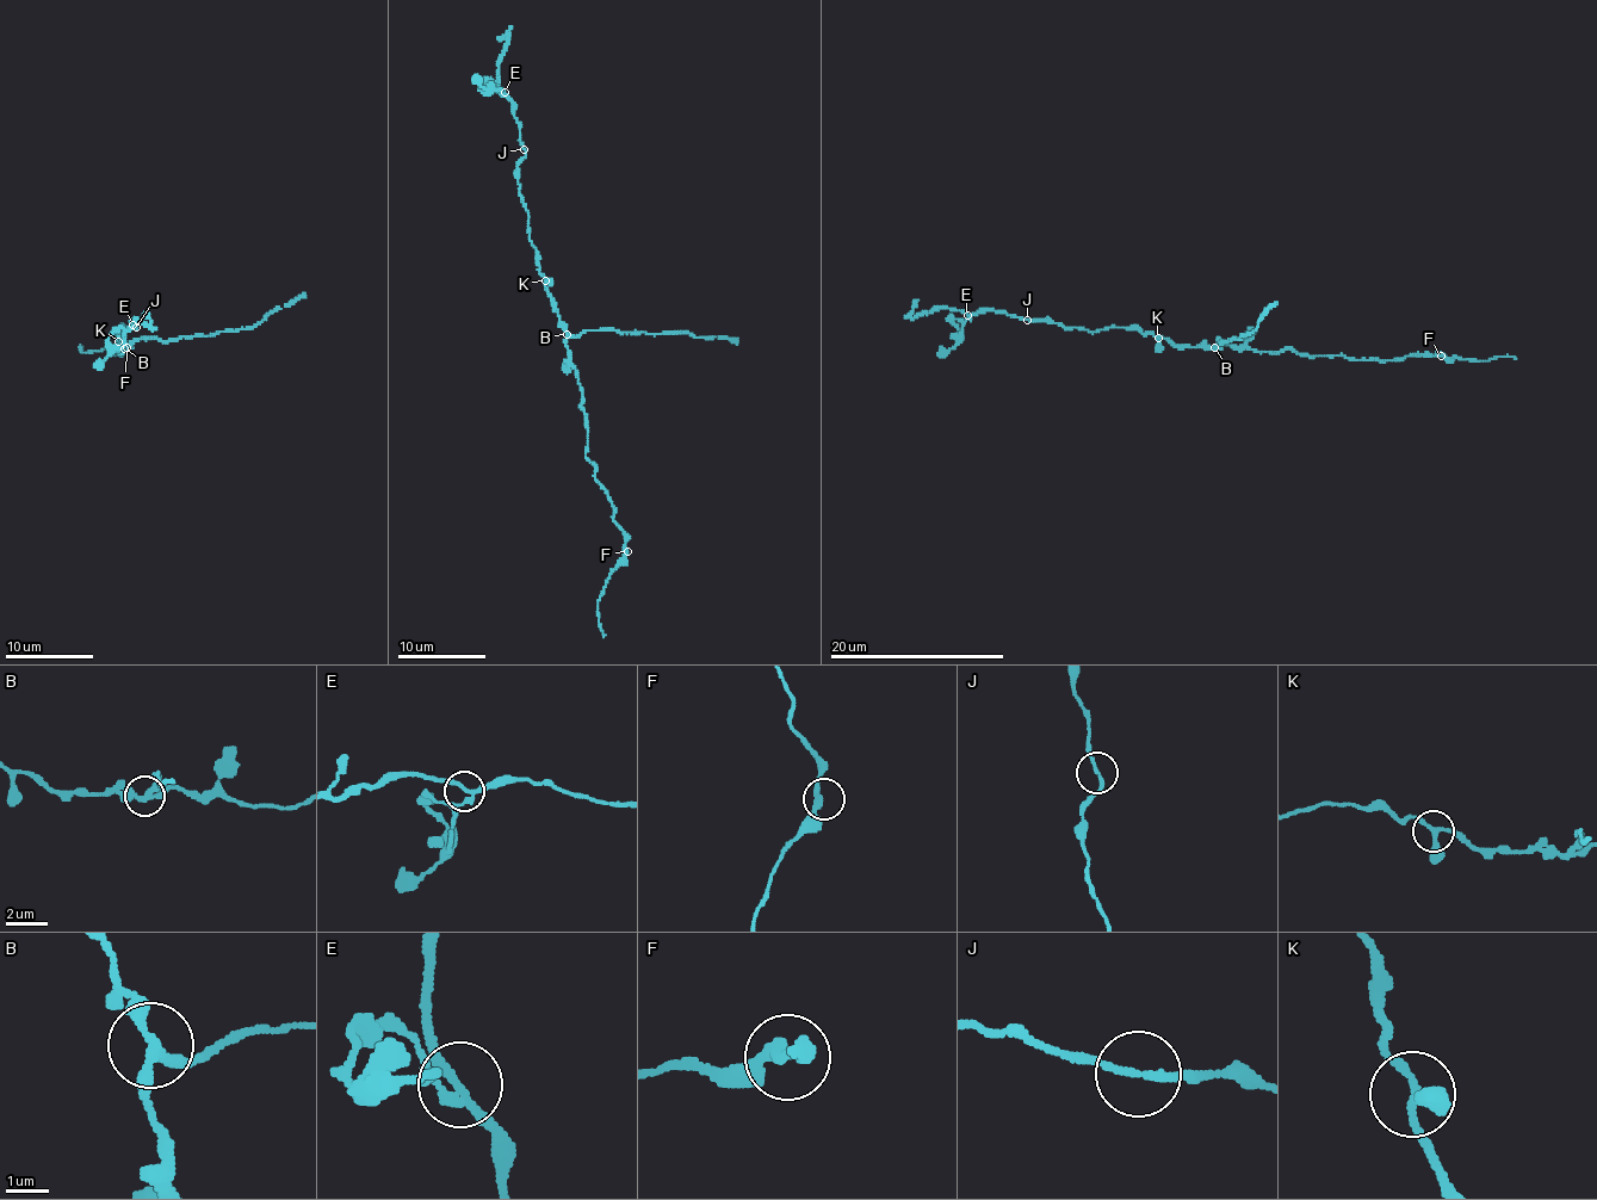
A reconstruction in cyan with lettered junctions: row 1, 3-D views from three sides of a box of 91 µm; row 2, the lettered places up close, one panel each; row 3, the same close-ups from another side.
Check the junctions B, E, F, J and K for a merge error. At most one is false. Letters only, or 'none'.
B

